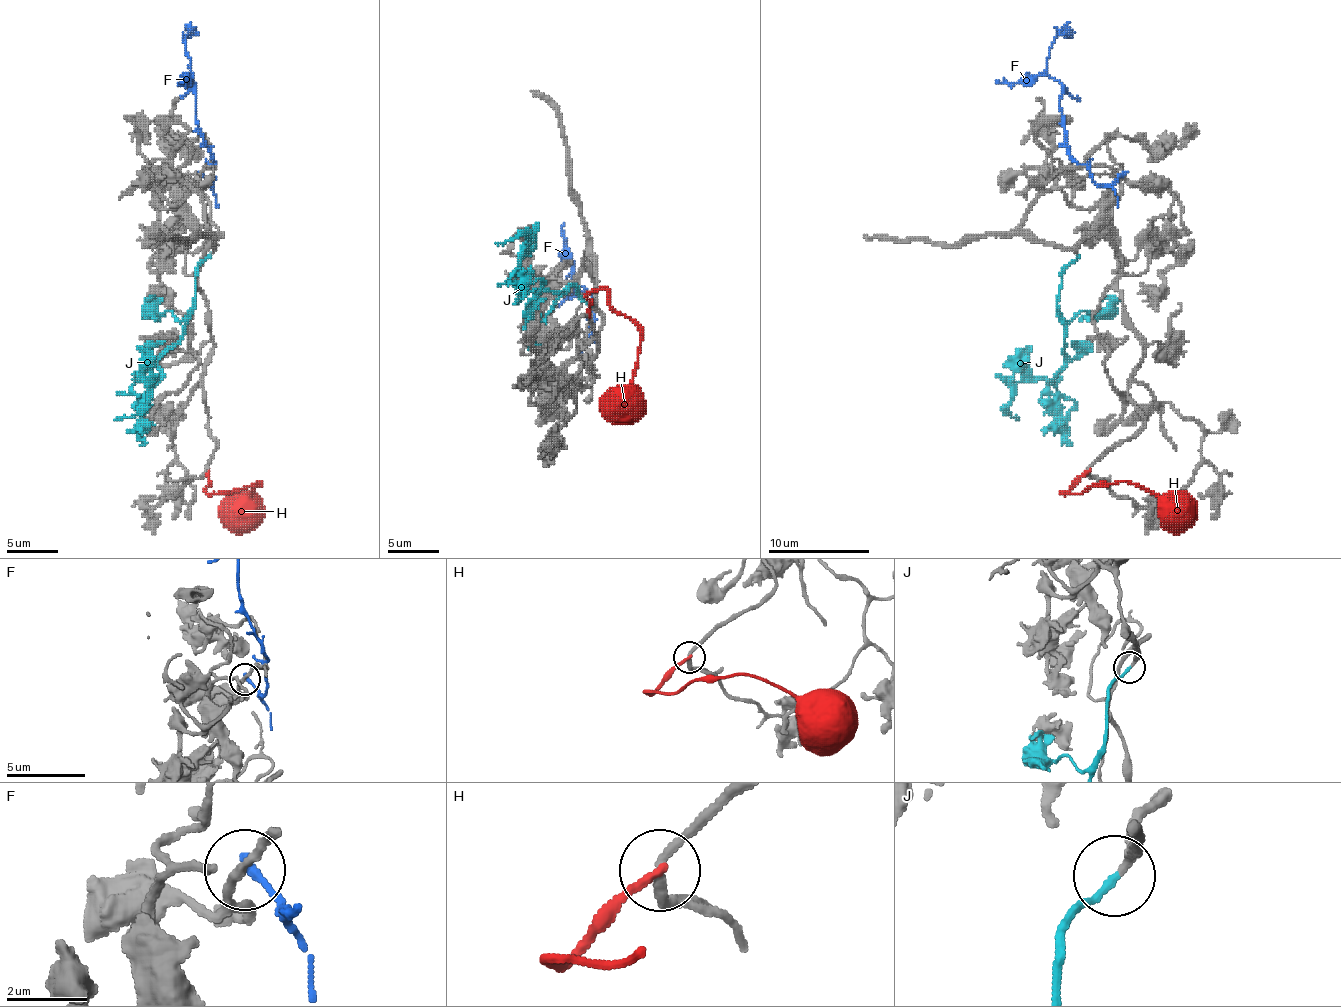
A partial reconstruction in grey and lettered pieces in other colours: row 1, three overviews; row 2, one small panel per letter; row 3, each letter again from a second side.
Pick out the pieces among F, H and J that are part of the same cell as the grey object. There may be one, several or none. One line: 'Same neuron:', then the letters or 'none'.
Same neuron: J

